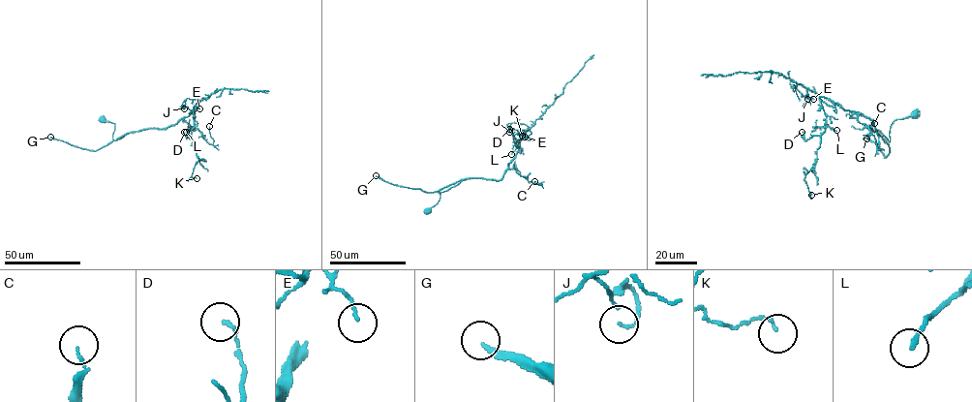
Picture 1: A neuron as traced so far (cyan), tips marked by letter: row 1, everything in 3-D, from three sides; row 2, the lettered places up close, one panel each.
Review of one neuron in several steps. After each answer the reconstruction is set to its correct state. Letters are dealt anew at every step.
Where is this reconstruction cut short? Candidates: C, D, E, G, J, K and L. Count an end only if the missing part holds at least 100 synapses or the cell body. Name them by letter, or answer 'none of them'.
G

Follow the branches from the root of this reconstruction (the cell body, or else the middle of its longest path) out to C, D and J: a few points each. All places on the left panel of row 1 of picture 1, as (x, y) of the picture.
C: (103, 120), (114, 124), (114, 139), (132, 132), (166, 128), (182, 119), (212, 144), (209, 126)
D: (103, 120), (114, 124), (117, 139), (174, 125), (195, 107), (194, 127), (186, 139), (184, 132)
J: (103, 120), (114, 124), (112, 139), (117, 139), (132, 132), (174, 125), (204, 98), (187, 98), (184, 108)

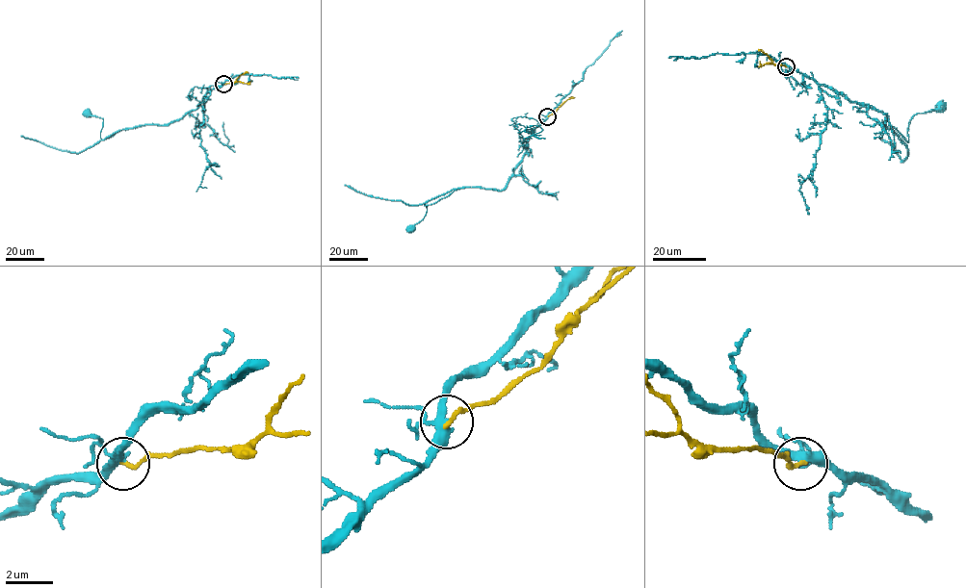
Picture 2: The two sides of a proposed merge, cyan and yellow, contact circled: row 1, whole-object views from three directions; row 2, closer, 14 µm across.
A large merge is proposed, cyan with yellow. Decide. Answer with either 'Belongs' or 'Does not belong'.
Does not belong

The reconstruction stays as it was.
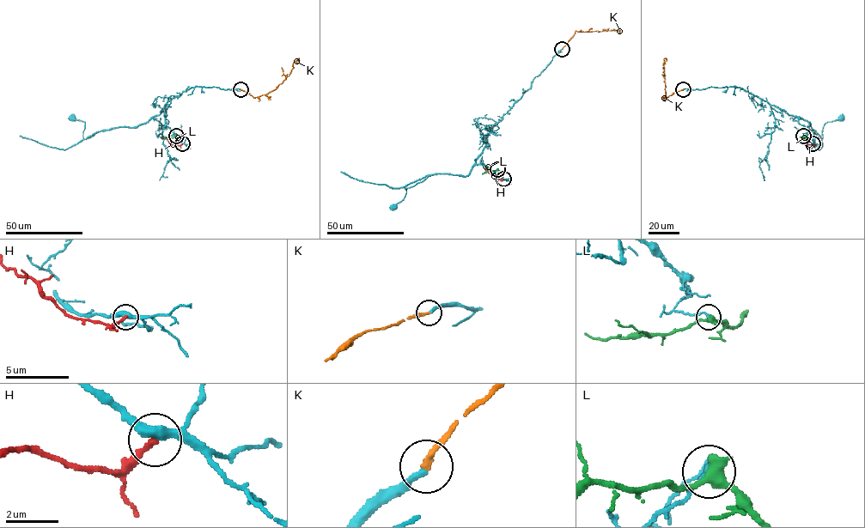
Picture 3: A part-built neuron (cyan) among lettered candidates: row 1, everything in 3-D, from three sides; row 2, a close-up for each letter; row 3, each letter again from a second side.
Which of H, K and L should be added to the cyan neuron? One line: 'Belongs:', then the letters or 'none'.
Belongs: K

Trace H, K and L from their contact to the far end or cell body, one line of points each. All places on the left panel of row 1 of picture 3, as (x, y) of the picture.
H: (182, 143), (171, 144), (162, 136)
K: (240, 89), (253, 98), (265, 94), (289, 75), (293, 63), (298, 58), (297, 61)
L: (176, 136), (161, 138)

